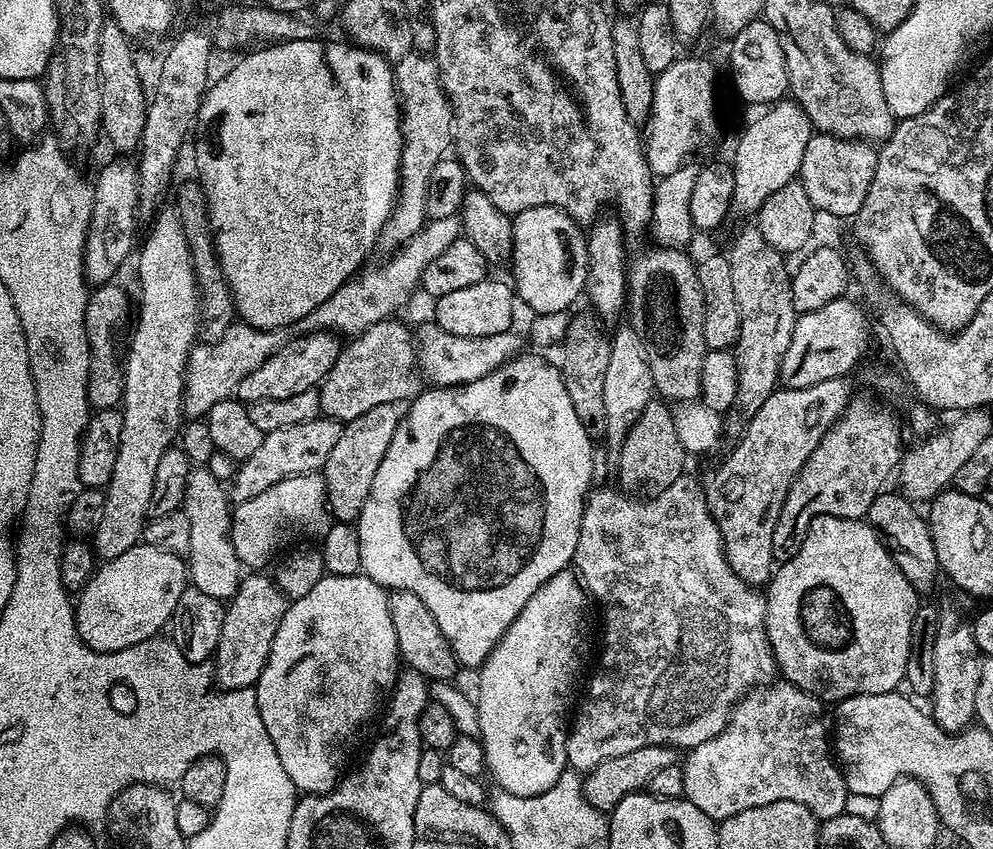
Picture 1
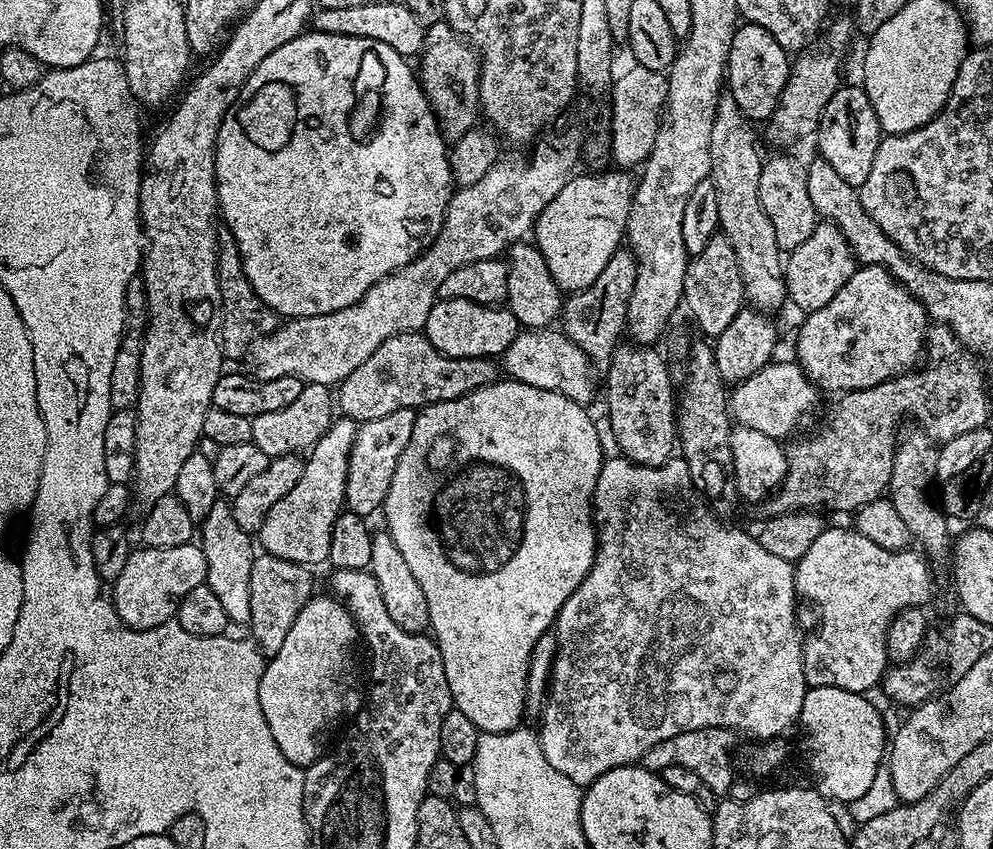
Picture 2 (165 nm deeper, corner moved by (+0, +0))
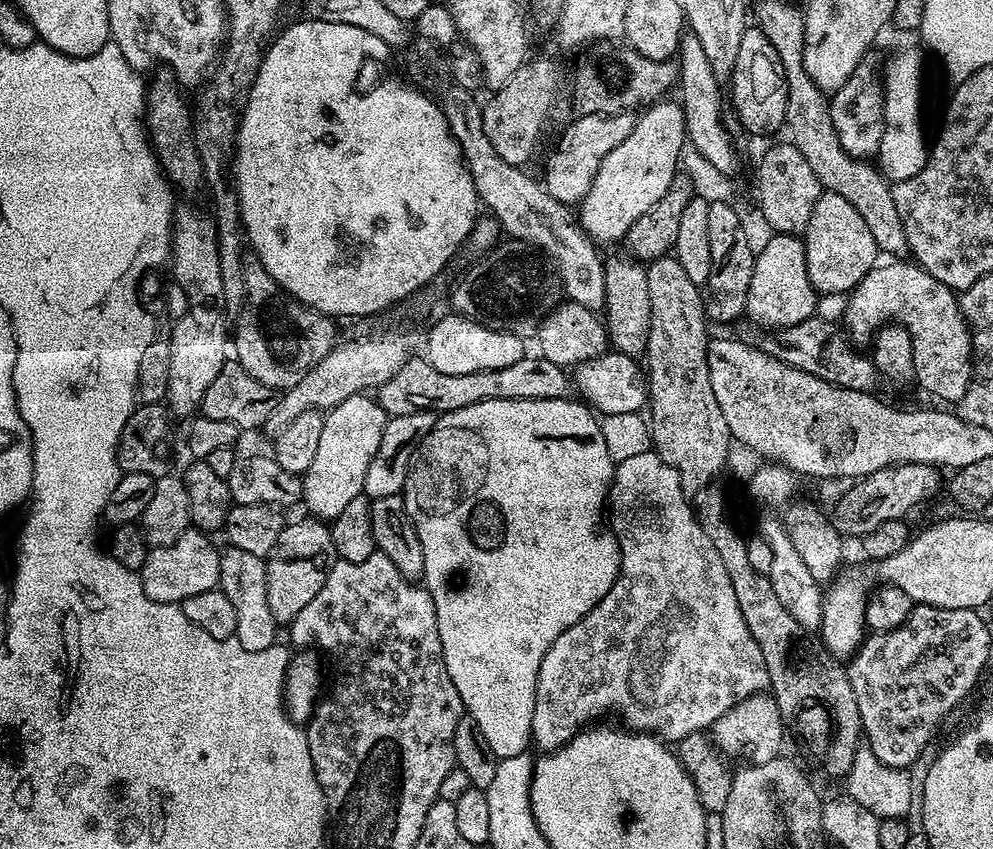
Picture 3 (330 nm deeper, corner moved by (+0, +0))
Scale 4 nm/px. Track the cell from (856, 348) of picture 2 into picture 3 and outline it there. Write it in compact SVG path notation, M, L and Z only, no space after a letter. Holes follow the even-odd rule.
M896 258L888 262L892 264L877 263L847 297L843 327L853 345L864 346L876 335L876 329L892 321L903 324L914 346L915 383L940 400L959 402L972 381L974 353L970 325L960 309L957 293L919 264L908 262Z

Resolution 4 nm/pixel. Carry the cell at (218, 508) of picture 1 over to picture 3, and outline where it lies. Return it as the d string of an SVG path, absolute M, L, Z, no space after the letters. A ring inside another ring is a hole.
M231 546L225 547L220 554L220 591L230 598L234 605L238 626L236 639L242 650L266 650L271 644L277 643L278 625L274 614L270 614L270 604L266 602L266 563L261 557L238 550Z

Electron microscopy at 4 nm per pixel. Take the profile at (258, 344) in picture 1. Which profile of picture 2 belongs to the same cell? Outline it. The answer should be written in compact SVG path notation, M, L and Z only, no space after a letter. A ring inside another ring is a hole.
M560 132L553 144L548 140L535 144L531 145L532 157L528 161L501 159L489 172L482 174L482 178L478 178L474 186L456 188L452 193L452 201L448 203L440 232L424 251L397 272L374 282L374 286L370 286L370 290L366 290L366 294L362 294L362 298L358 298L354 306L346 306L346 310L334 310L334 314L289 319L273 332L256 339L249 345L249 357L253 359L251 375L262 381L286 376L298 377L304 383L332 388L345 380L362 362L366 362L366 358L370 358L370 354L374 354L374 350L378 350L378 346L382 346L386 338L421 331L430 310L436 305L438 286L442 286L442 281L449 274L454 274L454 270L470 266L470 262L495 260L512 245L521 243L527 237L524 235L527 232L529 235L535 229L538 214L542 214L542 210L546 210L546 206L554 202L562 186L566 186L566 182L577 171L576 163L581 163L582 160L582 140L579 135L576 137L572 132Z

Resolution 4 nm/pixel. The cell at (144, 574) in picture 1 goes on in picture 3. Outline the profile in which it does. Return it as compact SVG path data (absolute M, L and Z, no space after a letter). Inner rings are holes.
M190 526L170 546L149 547L146 562L138 573L142 590L154 602L179 604L181 600L194 594L203 594L205 590L217 587L220 582L221 549L212 545L213 537L209 533Z

